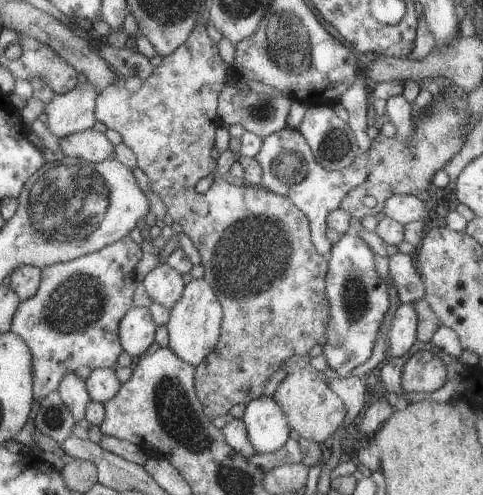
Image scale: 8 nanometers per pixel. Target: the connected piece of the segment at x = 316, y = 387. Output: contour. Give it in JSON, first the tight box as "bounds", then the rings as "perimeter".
{"bounds":[272,367,346,446],"perimeter":[[[310,367],[287,373],[272,394],[273,400],[281,406],[286,416],[287,424],[295,430],[299,437],[324,446],[326,438],[333,432],[345,416],[346,410],[343,401],[315,374]]]}

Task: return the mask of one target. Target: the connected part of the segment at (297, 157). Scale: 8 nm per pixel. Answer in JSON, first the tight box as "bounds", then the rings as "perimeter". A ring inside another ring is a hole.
{"bounds":[255,126,368,261],"perimeter":[[[287,126],[262,138],[259,152],[255,160],[262,170],[260,186],[271,192],[289,198],[291,202],[308,218],[310,238],[315,250],[326,261],[329,260],[331,242],[325,236],[326,216],[340,207],[340,200],[351,188],[355,188],[365,180],[368,156],[359,154],[347,168],[339,171],[325,170],[315,162],[312,152],[298,130]]]}

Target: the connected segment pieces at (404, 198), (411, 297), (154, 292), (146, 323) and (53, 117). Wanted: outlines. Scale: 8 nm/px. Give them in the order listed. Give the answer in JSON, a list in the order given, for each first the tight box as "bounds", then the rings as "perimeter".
[{"bounds":[382,195,428,225],"perimeter":[[[391,195],[383,203],[382,212],[385,217],[406,225],[410,222],[428,222],[428,208],[415,195]]]},{"bounds":[387,253,425,303],"perimeter":[[[400,253],[387,258],[388,276],[393,280],[401,303],[412,303],[425,294],[423,278],[415,272],[410,255]]]},{"bounds":[141,263,184,309],"perimeter":[[[165,263],[148,272],[141,283],[152,303],[168,309],[179,300],[184,288],[181,275]]]},{"bounds":[118,307,156,356],"perimeter":[[[131,307],[118,322],[118,337],[122,350],[129,356],[142,356],[154,342],[156,324],[148,308]]]},{"bounds":[42,80,97,138],"perimeter":[[[89,80],[78,83],[65,94],[54,95],[45,103],[42,119],[47,133],[55,138],[91,129],[95,124],[94,100],[97,90]]]}]

